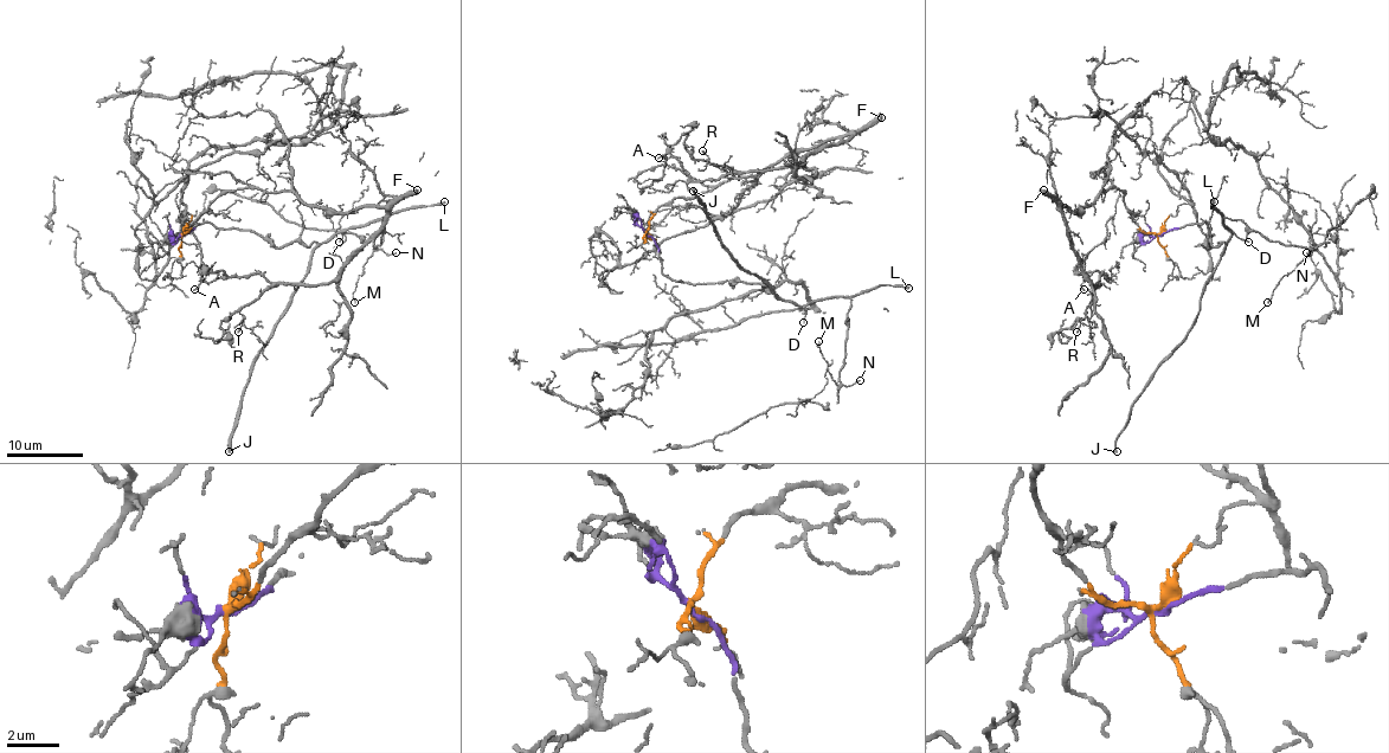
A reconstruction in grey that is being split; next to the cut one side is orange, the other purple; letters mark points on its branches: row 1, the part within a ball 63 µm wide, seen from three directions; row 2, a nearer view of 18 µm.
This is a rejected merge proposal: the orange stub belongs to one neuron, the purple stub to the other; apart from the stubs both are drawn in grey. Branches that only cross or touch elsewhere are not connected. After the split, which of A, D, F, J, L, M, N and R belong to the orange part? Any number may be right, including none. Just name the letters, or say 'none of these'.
A, F, R

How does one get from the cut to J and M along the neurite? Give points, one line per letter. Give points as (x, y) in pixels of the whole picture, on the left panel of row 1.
J: (182, 235), (197, 223), (209, 223), (250, 229), (277, 246), (315, 244), (289, 309), (252, 364), (227, 451)
M: (182, 235), (209, 223), (250, 229), (277, 246), (309, 246), (385, 218), (381, 240), (357, 281), (355, 303)

